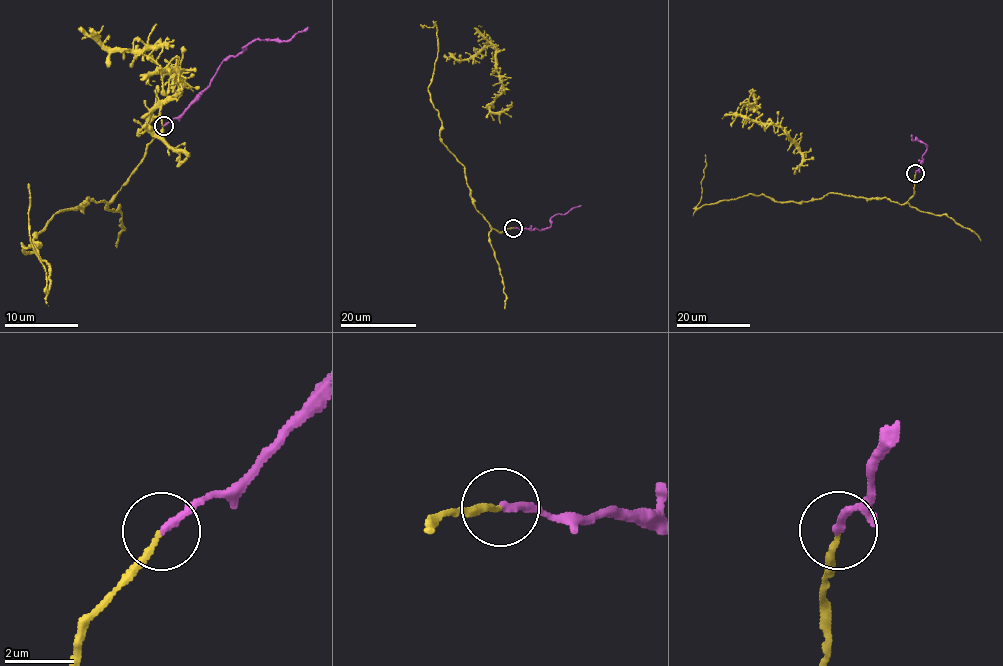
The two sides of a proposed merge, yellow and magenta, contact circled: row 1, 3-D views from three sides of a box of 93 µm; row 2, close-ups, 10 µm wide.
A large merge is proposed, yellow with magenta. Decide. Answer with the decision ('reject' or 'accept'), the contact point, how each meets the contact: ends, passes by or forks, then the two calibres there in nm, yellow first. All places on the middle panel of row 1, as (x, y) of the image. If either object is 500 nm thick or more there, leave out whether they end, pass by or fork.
accept; place (513, 228); yellow ends; magenta ends; calibres 150 and 200 nm

